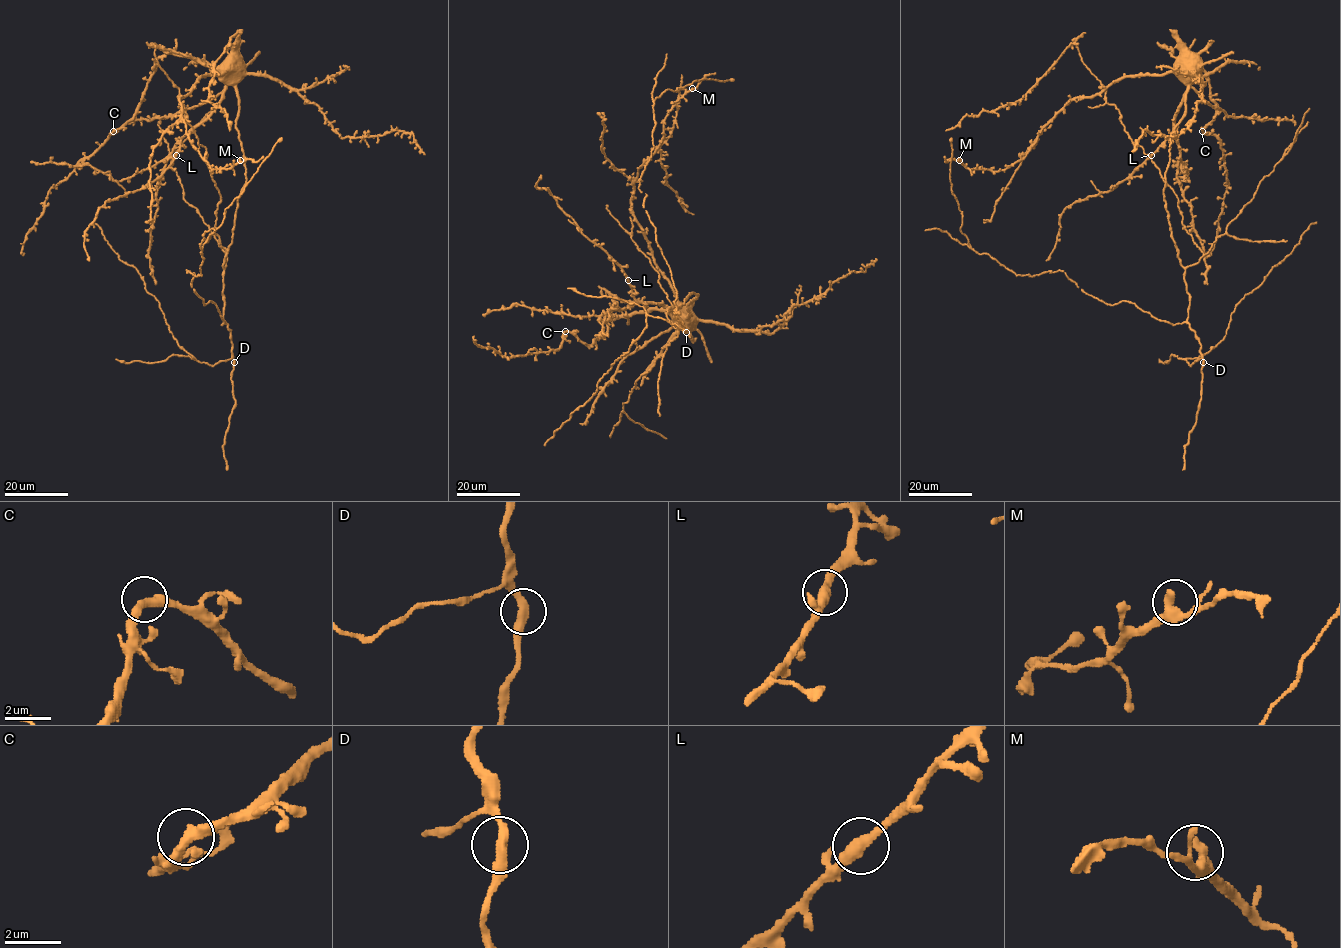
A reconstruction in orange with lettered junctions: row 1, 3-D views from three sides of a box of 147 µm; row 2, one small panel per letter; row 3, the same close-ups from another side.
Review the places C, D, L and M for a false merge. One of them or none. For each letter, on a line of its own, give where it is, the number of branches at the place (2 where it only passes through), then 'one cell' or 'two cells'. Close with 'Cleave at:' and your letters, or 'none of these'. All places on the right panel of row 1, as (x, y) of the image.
C: at (1202, 131); 2 branches meet; one cell
D: at (1203, 362); 2 branches meet; one cell
L: at (1151, 155); 2 branches meet; one cell
M: at (959, 160); 2 branches meet; one cell
Cleave at: none of these

